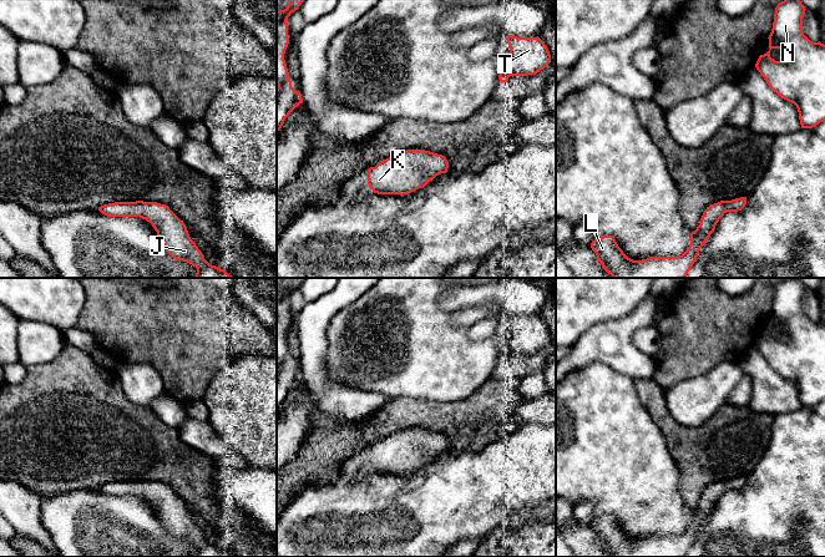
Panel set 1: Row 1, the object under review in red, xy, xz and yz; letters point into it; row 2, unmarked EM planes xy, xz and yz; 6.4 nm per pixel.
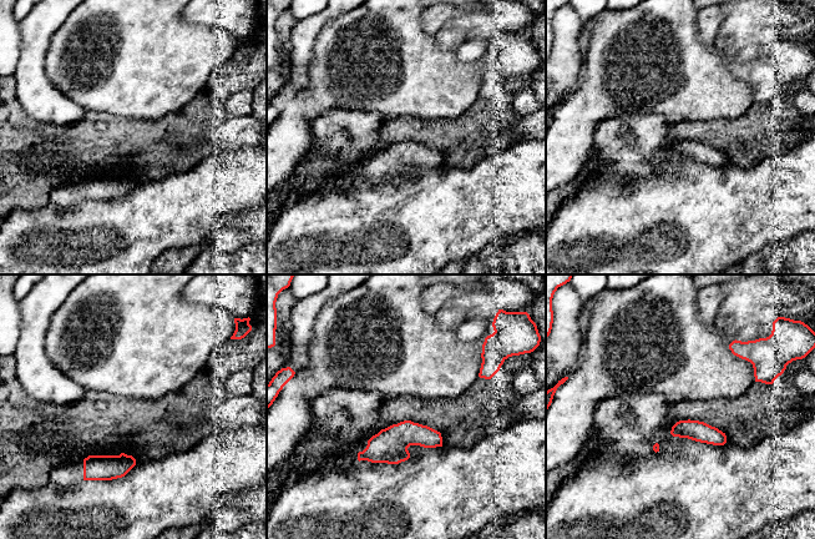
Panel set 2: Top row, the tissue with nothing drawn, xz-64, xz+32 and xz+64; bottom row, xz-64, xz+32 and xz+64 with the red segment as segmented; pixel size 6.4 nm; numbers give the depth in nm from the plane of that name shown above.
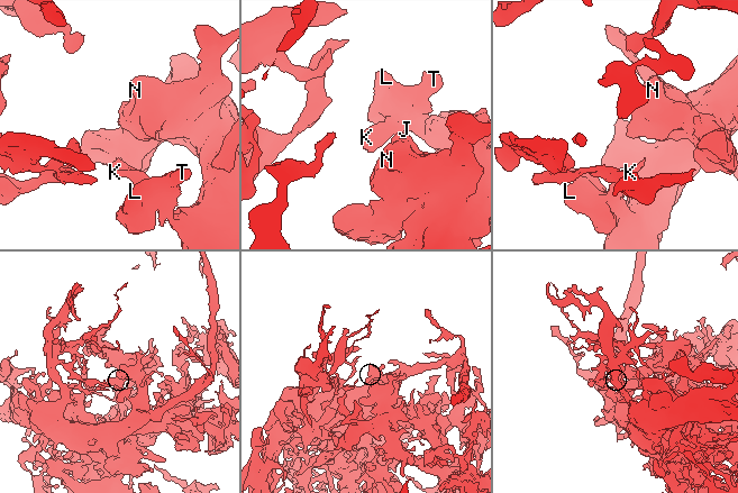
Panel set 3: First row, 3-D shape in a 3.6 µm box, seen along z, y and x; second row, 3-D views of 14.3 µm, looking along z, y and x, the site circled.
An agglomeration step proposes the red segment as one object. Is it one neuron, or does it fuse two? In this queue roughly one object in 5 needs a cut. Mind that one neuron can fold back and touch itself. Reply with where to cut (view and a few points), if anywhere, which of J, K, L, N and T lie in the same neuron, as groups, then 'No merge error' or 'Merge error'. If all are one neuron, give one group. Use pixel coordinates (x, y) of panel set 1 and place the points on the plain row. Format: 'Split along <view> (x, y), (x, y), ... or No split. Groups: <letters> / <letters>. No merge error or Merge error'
No split. Groups: J K L N T. No merge error

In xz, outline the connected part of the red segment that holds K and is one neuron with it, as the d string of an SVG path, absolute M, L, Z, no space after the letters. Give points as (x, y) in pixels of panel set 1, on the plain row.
M406 429L378 441L368 449L368 464L378 474L409 474L424 467L430 460L441 452L446 452L449 441L445 435L425 429Z

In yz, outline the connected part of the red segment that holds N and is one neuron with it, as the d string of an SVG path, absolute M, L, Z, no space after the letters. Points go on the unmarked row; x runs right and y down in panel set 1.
M799 278L778 283L769 328L781 328L786 339L775 340L769 329L755 346L774 371L796 385L801 407L813 407L825 400L825 324L804 314L805 289Z

